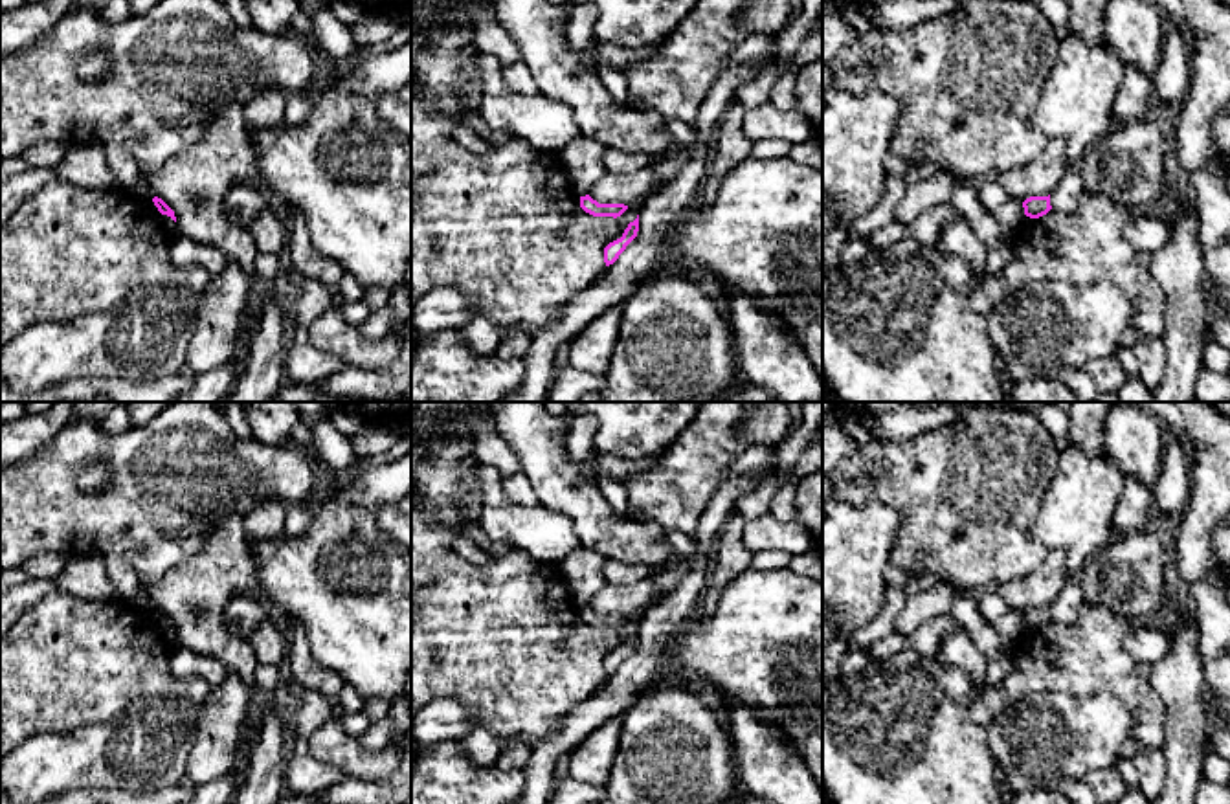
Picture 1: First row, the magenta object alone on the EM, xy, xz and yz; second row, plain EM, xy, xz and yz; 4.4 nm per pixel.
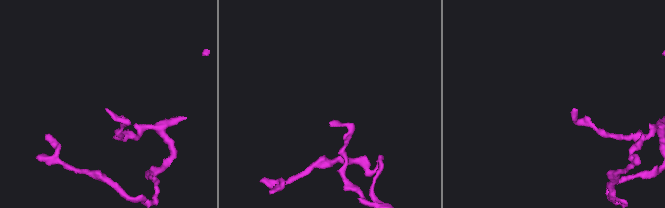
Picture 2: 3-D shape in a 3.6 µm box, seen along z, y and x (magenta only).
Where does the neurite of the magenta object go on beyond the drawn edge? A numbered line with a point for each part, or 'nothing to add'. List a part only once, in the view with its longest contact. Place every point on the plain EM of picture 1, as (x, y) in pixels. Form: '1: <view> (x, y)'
nothing to add

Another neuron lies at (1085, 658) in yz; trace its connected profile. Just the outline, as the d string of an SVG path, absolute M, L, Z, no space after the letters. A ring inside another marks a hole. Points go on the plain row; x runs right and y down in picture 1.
M1083 600L1072 624L1050 620L1039 630L1026 628L1010 653L1015 668L995 692L997 703L1045 690L1076 698L1113 694L1135 718L1131 740L1162 749L1164 701L1125 650L1127 637L1147 624L1160 624L1160 617L1131 620Z

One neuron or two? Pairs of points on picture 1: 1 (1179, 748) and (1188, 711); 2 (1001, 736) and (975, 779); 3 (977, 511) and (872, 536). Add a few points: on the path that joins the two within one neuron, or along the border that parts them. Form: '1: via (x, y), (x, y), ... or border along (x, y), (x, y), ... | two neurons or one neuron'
1: via (1186, 738), (1188, 720) | one neuron
2: border along (984, 727), (997, 764) | two neurons
3: border along (891, 507), (898, 516), (898, 529) | two neurons

